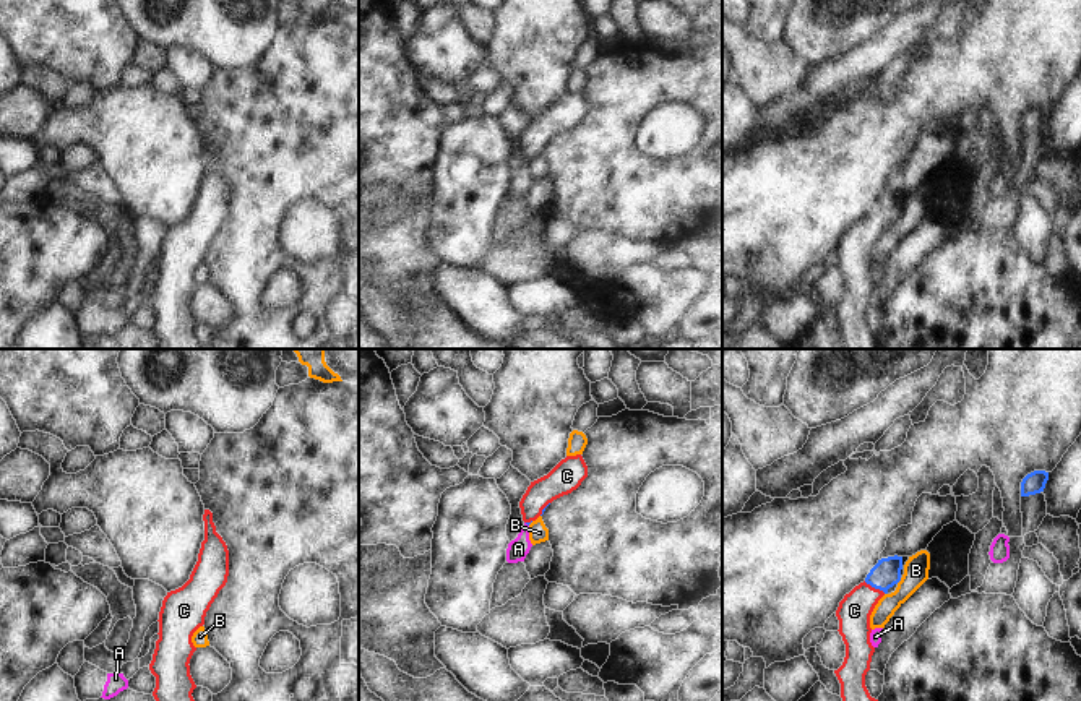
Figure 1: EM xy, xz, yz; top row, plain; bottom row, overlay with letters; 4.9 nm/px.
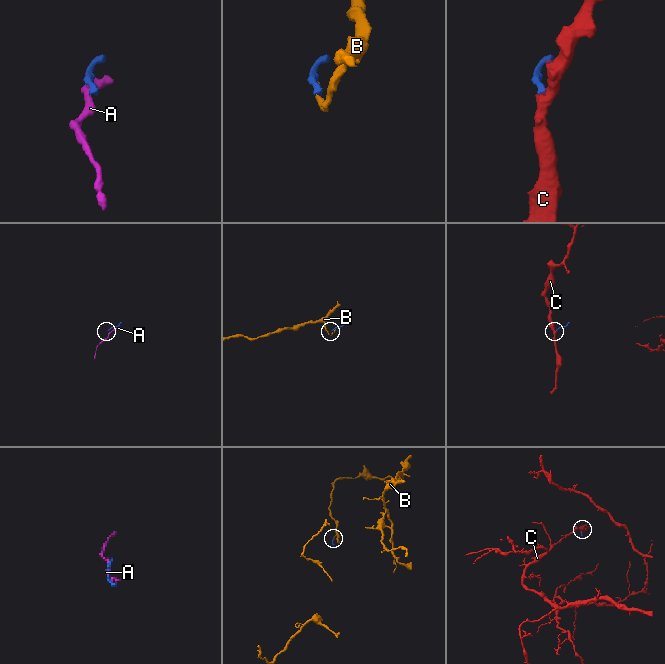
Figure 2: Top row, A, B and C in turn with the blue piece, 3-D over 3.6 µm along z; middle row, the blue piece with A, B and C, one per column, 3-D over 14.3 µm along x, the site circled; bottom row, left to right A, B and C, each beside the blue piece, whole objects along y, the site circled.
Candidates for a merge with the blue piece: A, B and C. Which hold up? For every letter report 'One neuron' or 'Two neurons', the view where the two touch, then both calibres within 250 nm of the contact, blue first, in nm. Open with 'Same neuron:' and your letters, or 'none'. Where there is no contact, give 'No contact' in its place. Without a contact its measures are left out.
Same neuron: C
A: Two neurons. No contact
B: Two neurons. Touches blue in yz. Thickness 140 nm (blue) against 130 nm
C: One neuron. Touches blue in yz. Thickness 140 nm (blue) against 170 nm

